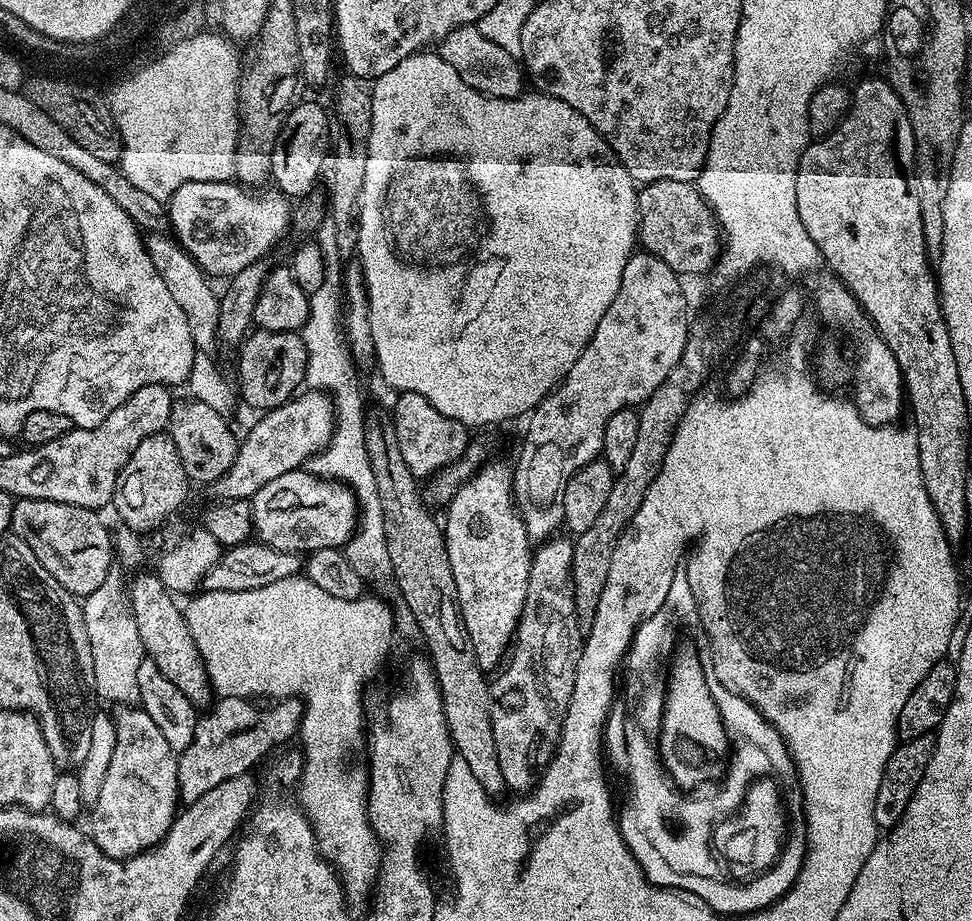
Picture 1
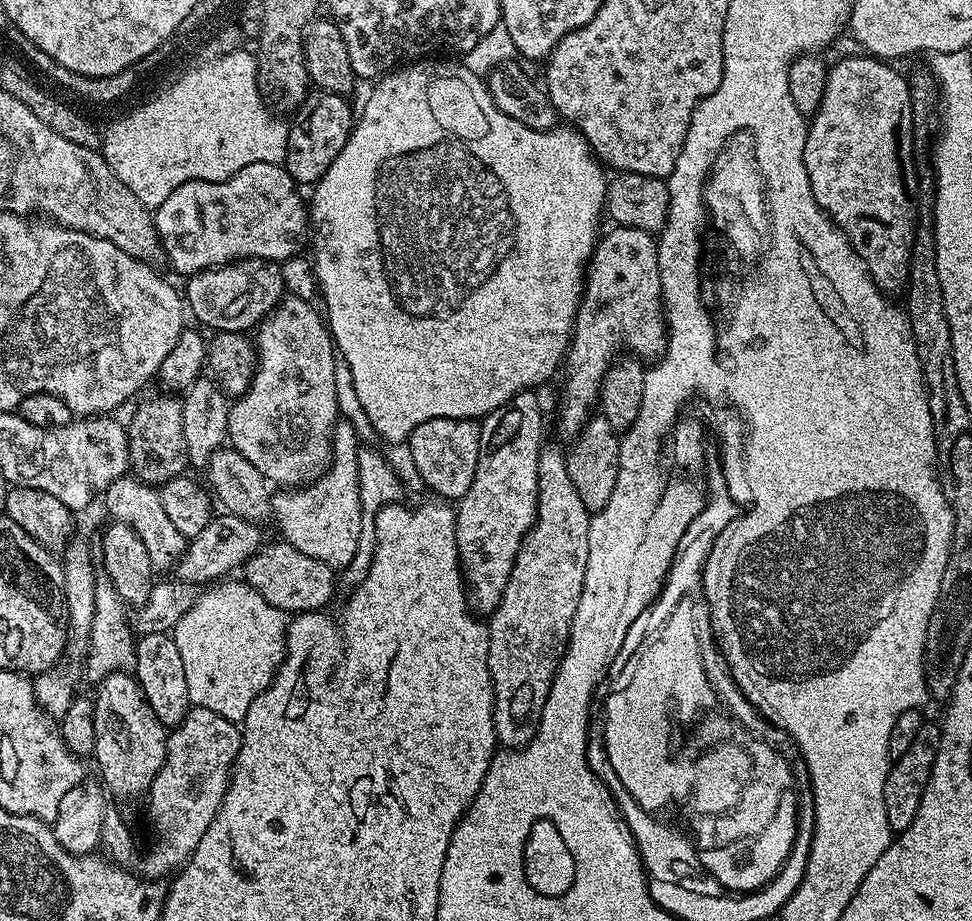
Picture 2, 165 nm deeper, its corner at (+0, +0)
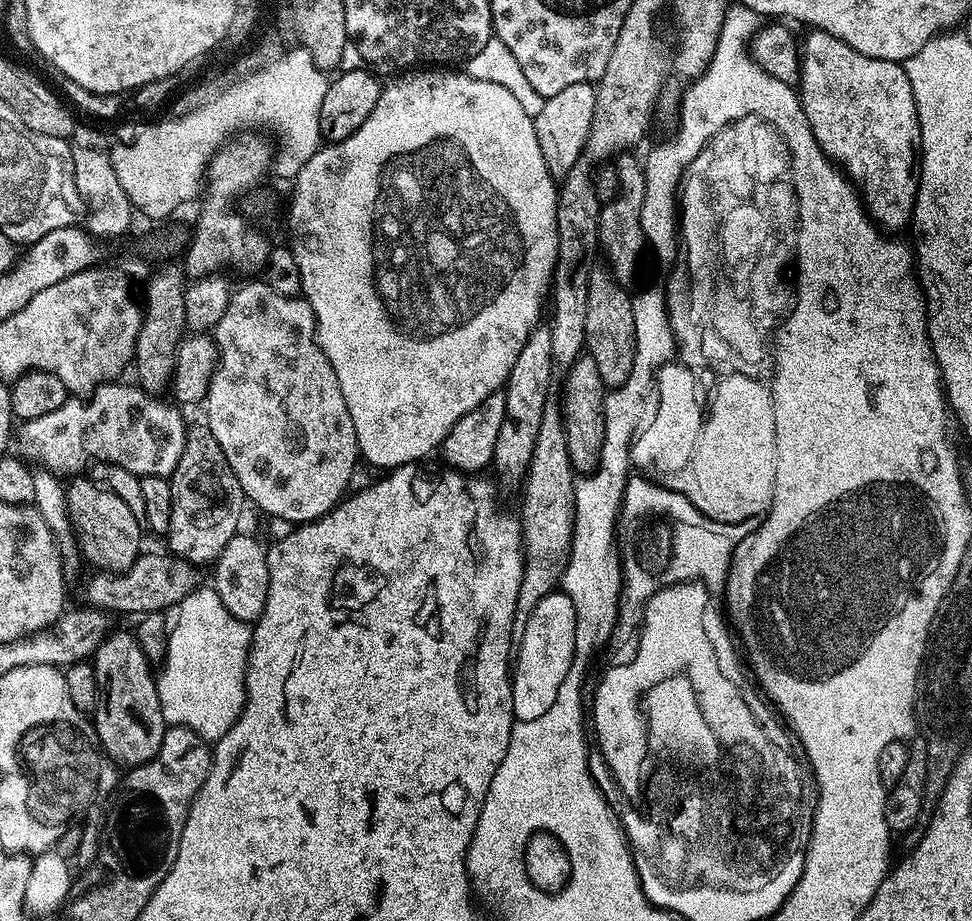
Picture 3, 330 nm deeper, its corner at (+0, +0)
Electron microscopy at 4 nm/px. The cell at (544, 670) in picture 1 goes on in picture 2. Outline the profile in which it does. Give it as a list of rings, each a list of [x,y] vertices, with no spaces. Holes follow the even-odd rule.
[[[545,446],[540,449],[538,458],[538,502],[536,503],[536,521],[532,523],[532,528],[526,534],[522,546],[518,552],[518,558],[514,564],[514,570],[506,584],[506,590],[502,596],[502,602],[496,607],[496,611],[491,613],[487,621],[488,637],[490,638],[490,654],[488,655],[488,665],[492,675],[492,689],[494,690],[494,730],[496,739],[505,749],[515,750],[523,748],[529,744],[536,734],[536,727],[540,724],[540,715],[546,706],[546,700],[551,692],[552,680],[556,676],[557,663],[568,642],[568,630],[572,627],[572,619],[578,610],[578,598],[582,598],[582,582],[586,582],[586,556],[590,554],[590,522],[592,516],[586,510],[586,505],[582,503],[582,497],[578,494],[574,482],[570,482],[568,473],[568,457],[565,449],[551,448]]]

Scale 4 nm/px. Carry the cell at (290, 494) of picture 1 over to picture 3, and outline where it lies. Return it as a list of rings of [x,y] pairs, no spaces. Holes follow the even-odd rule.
[[[145,551],[125,572],[93,571],[92,577],[84,584],[84,596],[89,605],[103,609],[108,614],[114,612],[164,612],[175,609],[181,600],[187,598],[197,587],[197,569],[187,560],[177,560],[171,554],[159,556],[156,552]]]

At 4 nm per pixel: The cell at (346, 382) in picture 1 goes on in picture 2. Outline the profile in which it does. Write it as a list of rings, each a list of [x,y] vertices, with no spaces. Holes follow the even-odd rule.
[[[342,420],[332,436],[332,461],[329,470],[309,486],[282,490],[272,497],[273,519],[277,520],[281,539],[304,554],[318,558],[333,570],[352,564],[361,540],[361,490],[358,486],[357,454],[360,441],[351,423]]]

